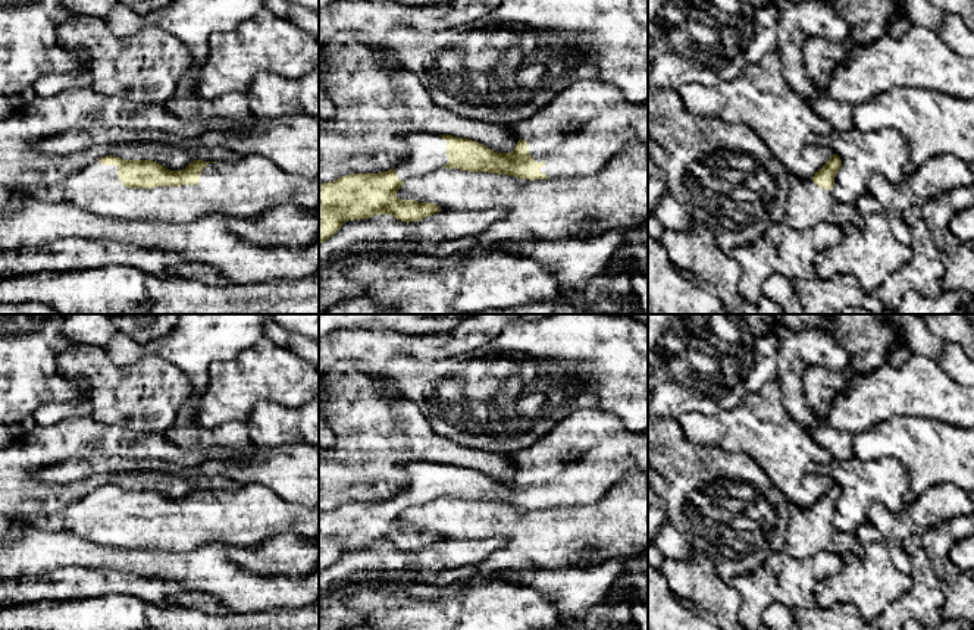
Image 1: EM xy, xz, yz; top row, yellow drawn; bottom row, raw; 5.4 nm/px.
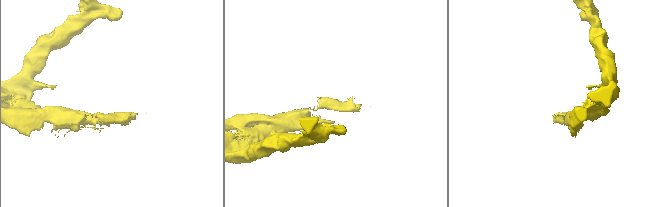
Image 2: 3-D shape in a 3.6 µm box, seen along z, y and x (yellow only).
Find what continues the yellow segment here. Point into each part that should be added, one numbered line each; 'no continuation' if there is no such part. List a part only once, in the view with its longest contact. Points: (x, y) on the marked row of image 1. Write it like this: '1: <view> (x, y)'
1: xy (247, 188)

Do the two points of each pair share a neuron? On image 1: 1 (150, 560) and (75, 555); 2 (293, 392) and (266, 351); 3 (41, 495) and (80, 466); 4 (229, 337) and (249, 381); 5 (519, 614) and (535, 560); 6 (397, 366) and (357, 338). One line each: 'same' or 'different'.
1: same
2: same
3: different
4: different
5: different
6: different

